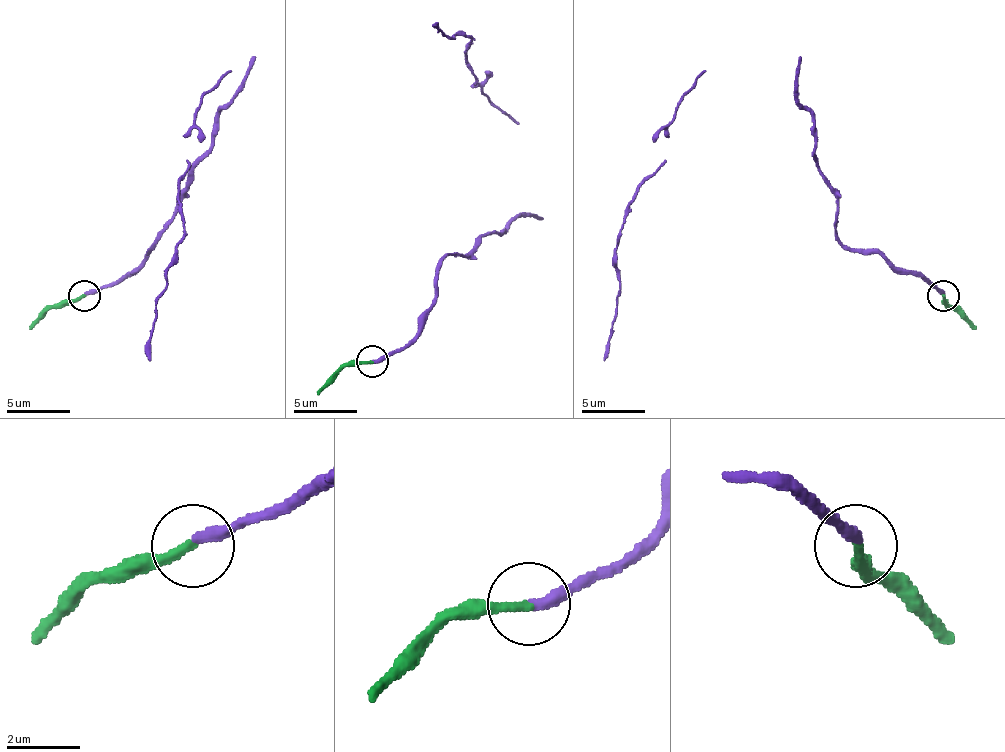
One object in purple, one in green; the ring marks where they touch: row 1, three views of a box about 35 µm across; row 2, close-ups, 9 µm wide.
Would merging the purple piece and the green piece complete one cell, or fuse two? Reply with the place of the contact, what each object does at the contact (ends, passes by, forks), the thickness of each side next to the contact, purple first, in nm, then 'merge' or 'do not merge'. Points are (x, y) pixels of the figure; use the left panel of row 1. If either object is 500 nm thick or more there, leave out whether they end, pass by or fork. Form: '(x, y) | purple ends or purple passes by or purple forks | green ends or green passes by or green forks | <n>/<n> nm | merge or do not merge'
(84, 296) | purple ends | green ends | 320/260 nm | do not merge

